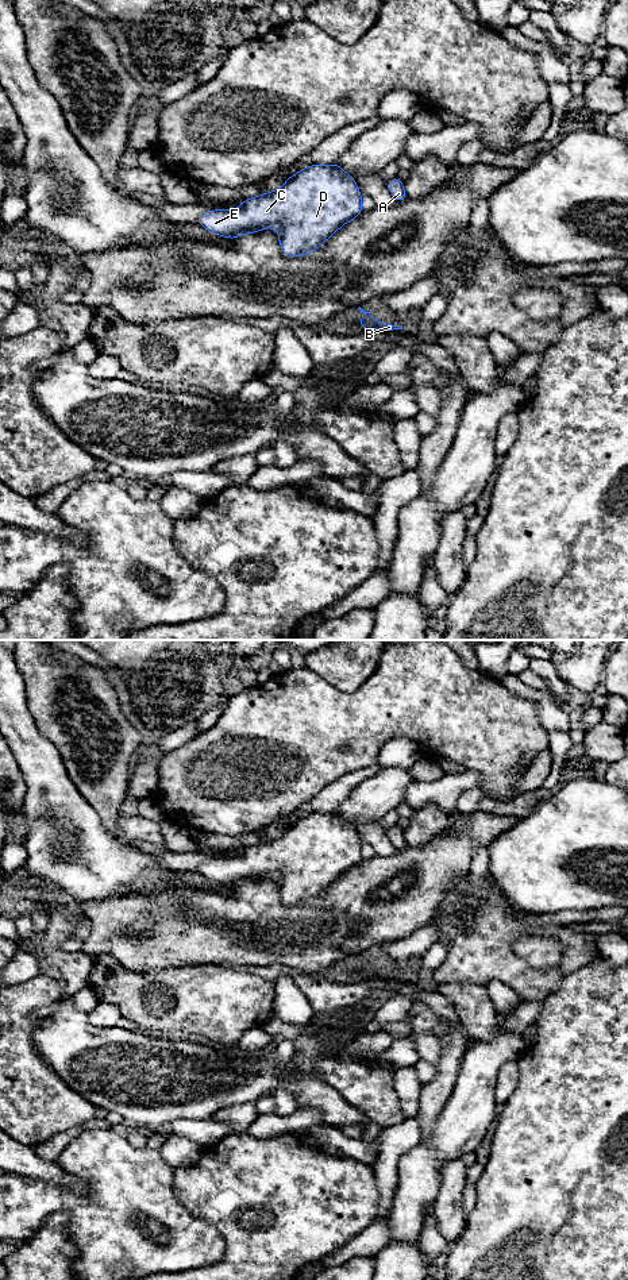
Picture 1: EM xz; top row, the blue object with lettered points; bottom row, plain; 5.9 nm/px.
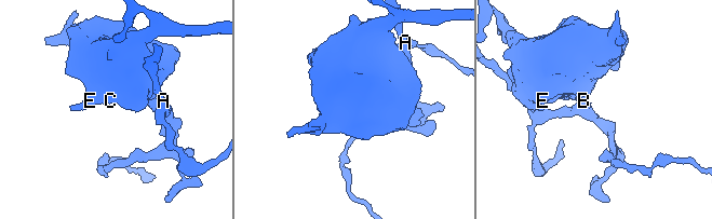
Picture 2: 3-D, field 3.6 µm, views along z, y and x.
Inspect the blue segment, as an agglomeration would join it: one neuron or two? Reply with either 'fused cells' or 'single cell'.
fused cells

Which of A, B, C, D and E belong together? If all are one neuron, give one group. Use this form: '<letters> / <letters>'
A B / C D E

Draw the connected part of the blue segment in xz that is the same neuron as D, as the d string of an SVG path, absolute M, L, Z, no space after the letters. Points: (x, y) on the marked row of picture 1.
M338 163L309 165L277 190L243 200L235 209L213 209L197 223L235 238L277 228L285 257L309 255L363 212L361 190Z

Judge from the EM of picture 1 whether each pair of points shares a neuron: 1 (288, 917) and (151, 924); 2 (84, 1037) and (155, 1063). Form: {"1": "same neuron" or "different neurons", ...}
{"1": "same neuron", "2": "same neuron"}

